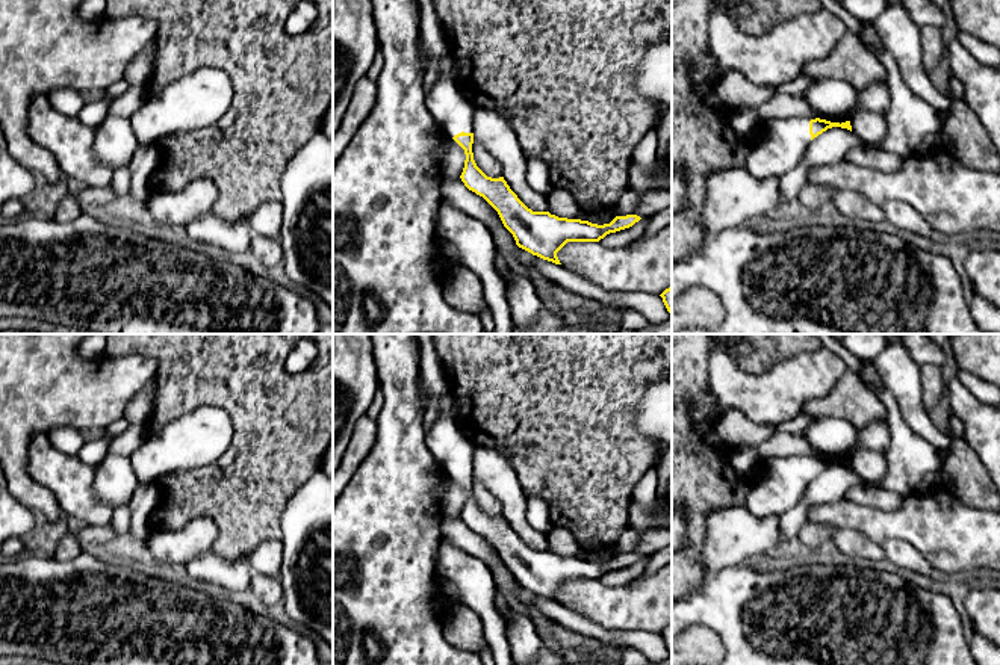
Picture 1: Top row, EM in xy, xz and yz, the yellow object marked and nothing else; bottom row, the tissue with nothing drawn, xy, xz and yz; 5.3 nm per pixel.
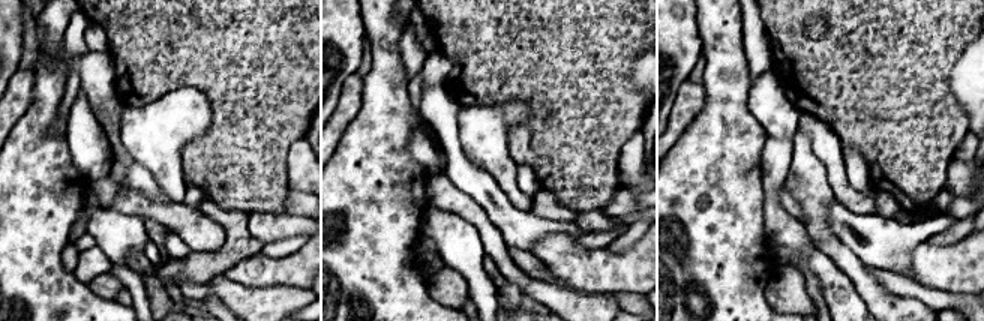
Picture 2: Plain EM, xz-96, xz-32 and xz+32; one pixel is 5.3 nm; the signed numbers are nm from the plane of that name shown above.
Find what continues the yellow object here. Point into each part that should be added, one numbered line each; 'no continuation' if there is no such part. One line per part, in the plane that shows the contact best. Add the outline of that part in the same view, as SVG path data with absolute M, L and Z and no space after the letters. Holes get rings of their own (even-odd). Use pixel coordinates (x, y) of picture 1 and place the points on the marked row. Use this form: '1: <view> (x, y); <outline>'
1: yz (779, 144); M815 115L806 118L775 118L764 124L758 130L755 141L750 142L746 157L744 166L750 175L756 178L781 178L793 169L811 144L809 121L815 118Z

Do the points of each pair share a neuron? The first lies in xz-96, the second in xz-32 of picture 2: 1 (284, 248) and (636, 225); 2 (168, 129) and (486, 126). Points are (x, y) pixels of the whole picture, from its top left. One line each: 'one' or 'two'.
1: one
2: one

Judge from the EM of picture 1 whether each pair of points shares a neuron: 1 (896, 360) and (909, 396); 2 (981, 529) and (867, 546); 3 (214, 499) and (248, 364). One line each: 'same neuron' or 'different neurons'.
1: same neuron
2: different neurons
3: same neuron

